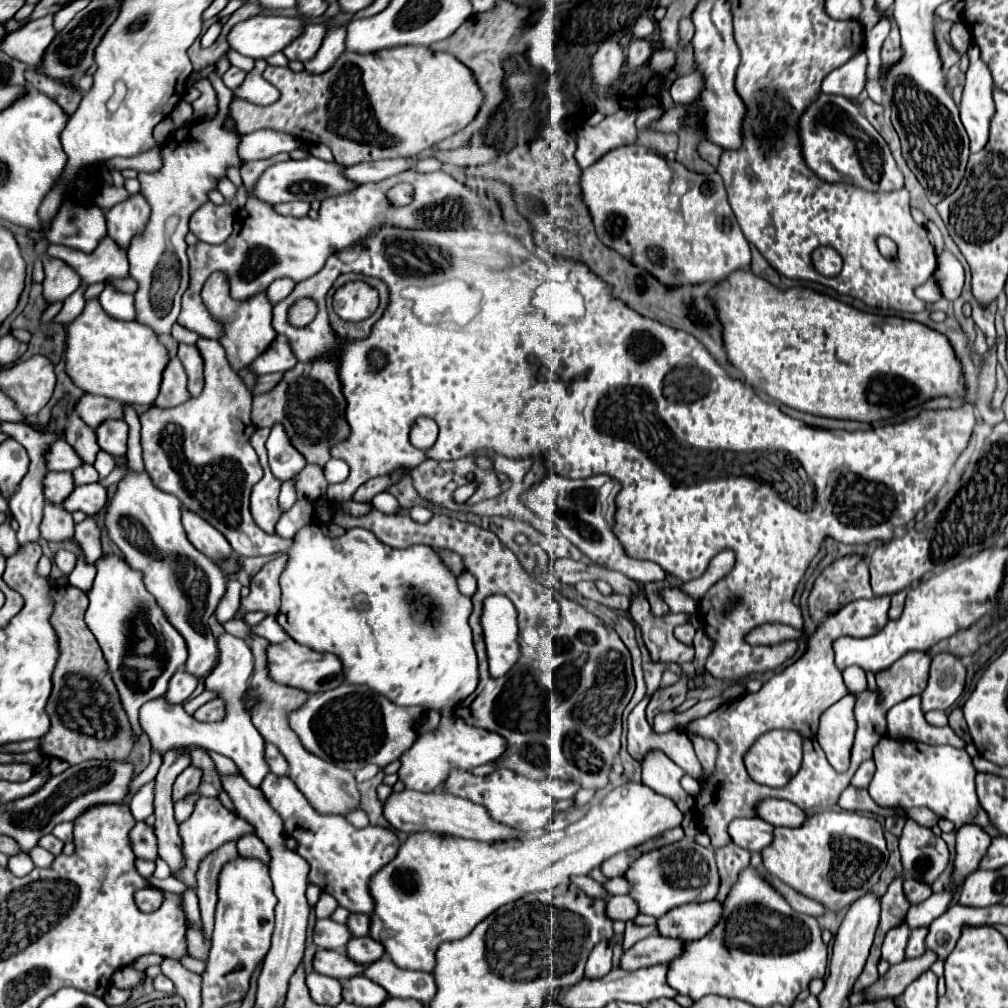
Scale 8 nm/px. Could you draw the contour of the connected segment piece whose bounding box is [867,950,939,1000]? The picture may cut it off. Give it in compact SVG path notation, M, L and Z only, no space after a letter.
M925 950L923 956L919 958L911 958L911 960L903 960L901 964L895 964L887 970L885 976L881 976L869 990L867 990L867 998L869 1000L881 1000L881 998L895 998L899 996L915 978L919 978L923 972L927 972L931 968L933 962L937 962L939 956L935 956L935 952Z

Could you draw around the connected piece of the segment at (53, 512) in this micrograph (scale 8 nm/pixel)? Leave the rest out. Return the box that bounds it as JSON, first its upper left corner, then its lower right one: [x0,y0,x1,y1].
[41,502,75,542]

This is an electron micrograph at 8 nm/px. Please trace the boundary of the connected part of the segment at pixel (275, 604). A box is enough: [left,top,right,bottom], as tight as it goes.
[235,556,287,618]

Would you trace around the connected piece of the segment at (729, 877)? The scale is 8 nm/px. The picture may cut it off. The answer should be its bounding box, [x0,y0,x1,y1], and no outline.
[715,844,749,902]

